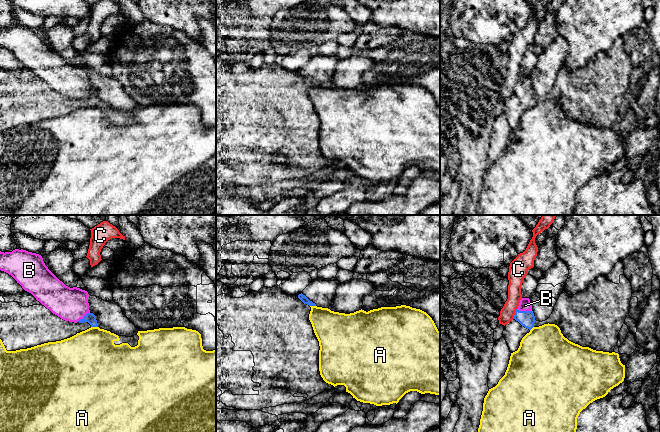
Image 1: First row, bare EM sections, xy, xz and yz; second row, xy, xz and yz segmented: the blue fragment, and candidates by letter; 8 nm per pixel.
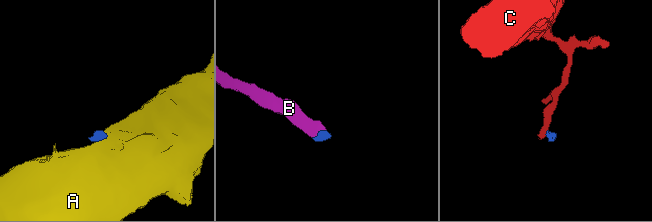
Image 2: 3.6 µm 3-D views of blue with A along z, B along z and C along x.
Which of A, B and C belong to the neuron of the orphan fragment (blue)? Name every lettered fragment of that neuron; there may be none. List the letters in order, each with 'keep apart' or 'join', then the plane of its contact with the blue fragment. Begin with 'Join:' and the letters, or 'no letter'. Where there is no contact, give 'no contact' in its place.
Join: B
A: keep apart; contact in xy
B: join; contact in yz
C: keep apart; contact in yz

